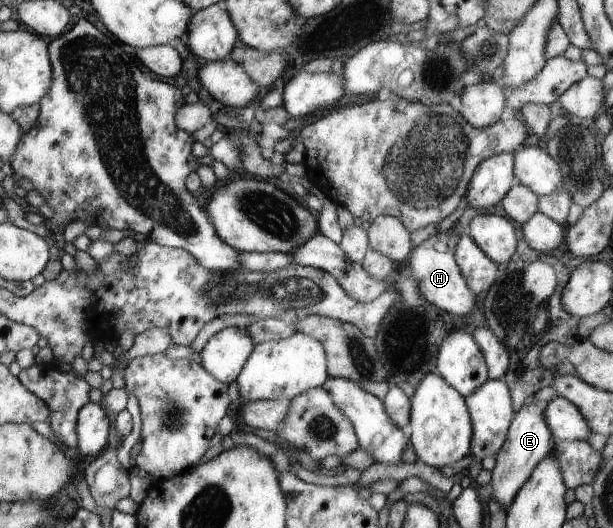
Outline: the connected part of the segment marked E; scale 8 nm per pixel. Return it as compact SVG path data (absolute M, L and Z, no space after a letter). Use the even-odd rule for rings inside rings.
M532 397L528 398L520 411L515 413L506 445L495 455L496 463L491 471L490 493L494 497L492 501L498 503L500 507L504 507L506 511L511 506L515 495L522 489L523 483L528 481L528 478L534 473L535 467L550 455L550 451L554 447L554 437L545 421L546 403L541 401L534 403Z

